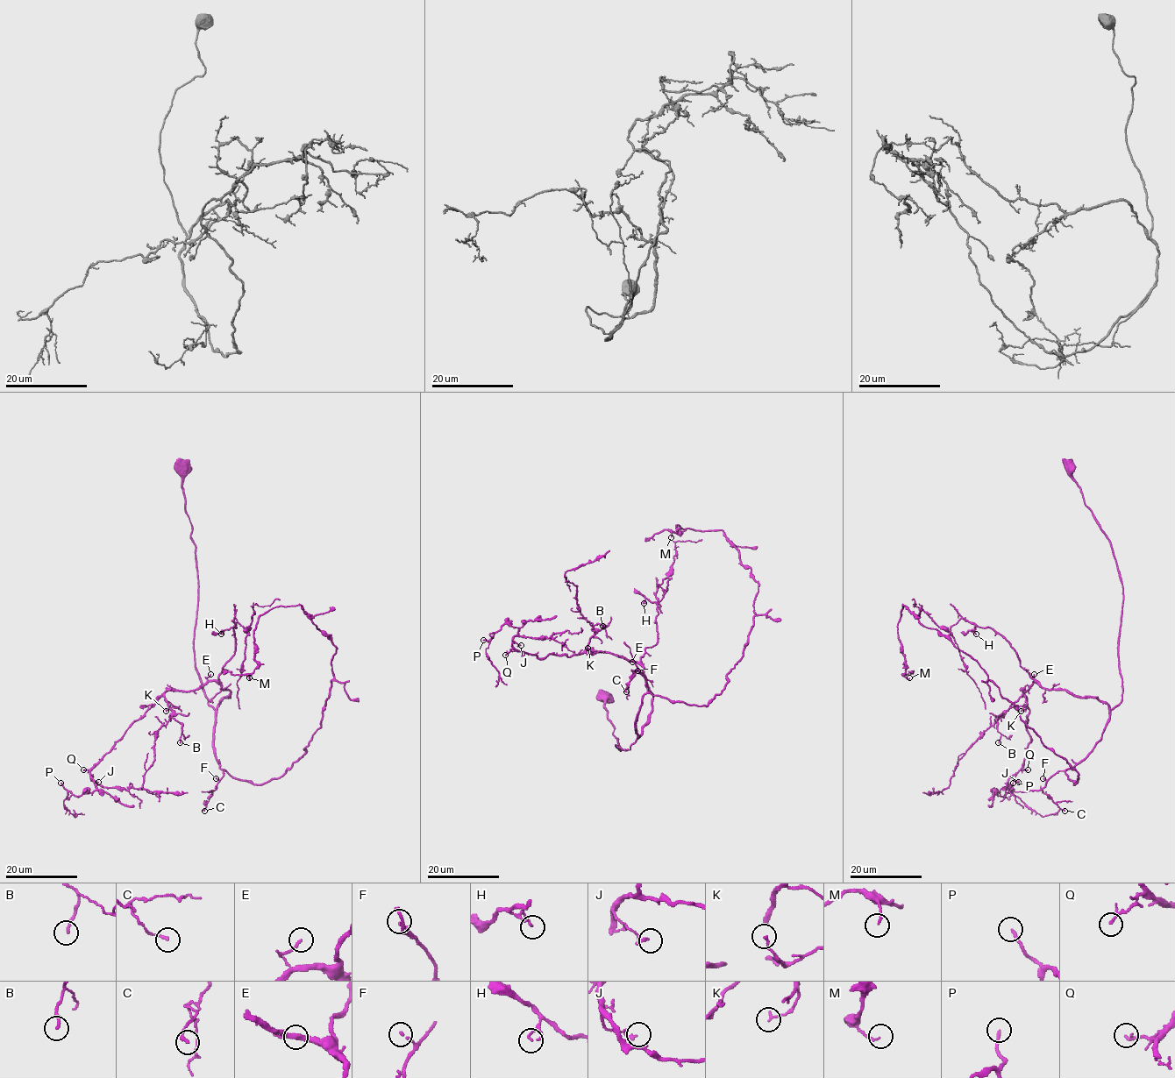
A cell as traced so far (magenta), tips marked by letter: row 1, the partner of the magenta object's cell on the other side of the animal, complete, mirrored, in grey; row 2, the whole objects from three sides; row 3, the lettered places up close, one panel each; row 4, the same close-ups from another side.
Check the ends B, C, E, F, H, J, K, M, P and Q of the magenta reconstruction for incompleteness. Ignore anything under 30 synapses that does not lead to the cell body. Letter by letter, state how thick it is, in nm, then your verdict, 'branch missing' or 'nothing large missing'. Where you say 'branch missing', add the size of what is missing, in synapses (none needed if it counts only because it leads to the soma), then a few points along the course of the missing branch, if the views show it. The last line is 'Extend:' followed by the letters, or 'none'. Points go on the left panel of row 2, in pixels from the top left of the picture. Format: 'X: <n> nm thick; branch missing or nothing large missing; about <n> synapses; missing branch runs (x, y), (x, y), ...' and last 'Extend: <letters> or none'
B: 150 nm thick; nothing large missing
C: 180 nm thick; nothing large missing
E: 140 nm thick; nothing large missing
F: 160 nm thick; nothing large missing
H: 110 nm thick; nothing large missing
J: 150 nm thick; nothing large missing
K: 150 nm thick; nothing large missing
M: 140 nm thick; nothing large missing
P: 170 nm thick; nothing large missing
Q: 120 nm thick; nothing large missing
Extend: none

